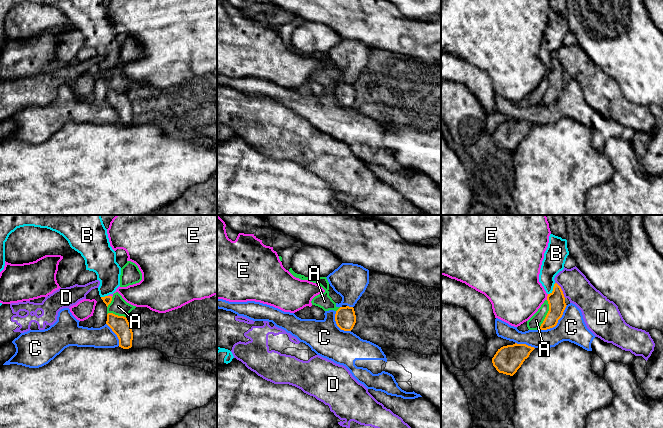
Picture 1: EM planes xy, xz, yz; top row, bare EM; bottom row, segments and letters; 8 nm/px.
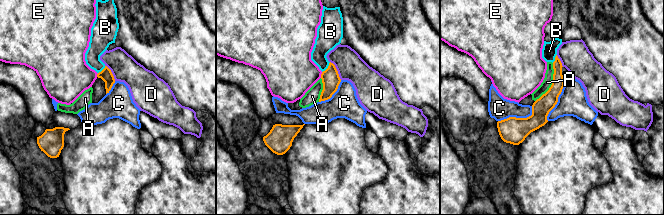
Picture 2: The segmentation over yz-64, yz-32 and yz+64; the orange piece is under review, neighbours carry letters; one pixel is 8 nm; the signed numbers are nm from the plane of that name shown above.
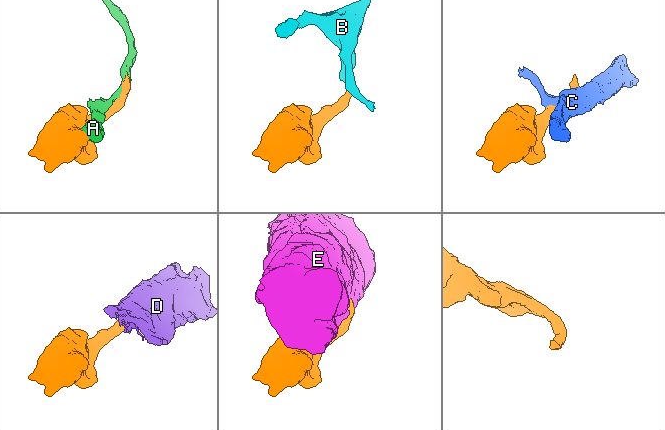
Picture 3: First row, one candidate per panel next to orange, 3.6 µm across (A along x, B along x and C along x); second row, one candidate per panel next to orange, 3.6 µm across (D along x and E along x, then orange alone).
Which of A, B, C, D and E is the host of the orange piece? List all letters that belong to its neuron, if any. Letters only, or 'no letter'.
B

